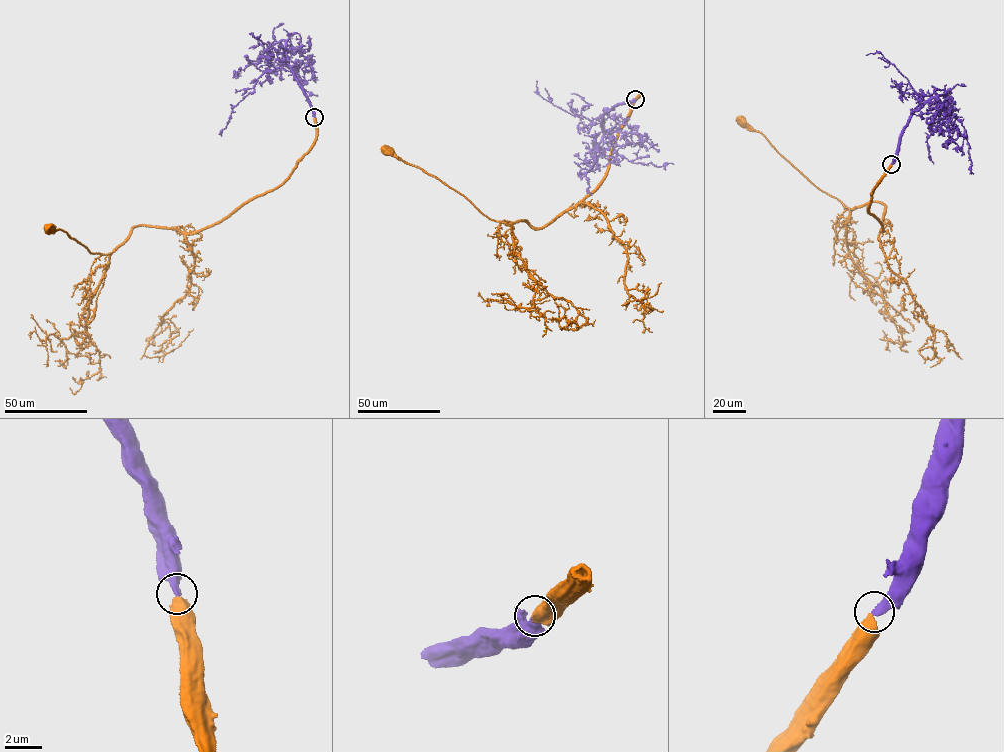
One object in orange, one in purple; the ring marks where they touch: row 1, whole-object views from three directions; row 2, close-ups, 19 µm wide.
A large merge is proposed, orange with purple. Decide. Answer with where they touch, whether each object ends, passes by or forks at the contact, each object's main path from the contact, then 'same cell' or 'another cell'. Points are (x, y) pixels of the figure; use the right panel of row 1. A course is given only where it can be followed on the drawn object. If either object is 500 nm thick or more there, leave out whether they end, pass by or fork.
place (891, 164); course orange (891, 164), (867, 207), (881, 224), (881, 230), (885, 206), (871, 201), (852, 209), (845, 207), (741, 120); course purple (891, 164), (912, 114), (944, 94), (945, 100), (933, 116), (927, 138), (933, 164); same cell

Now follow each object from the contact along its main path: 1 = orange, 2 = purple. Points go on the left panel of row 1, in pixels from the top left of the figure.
1: (314, 117), (315, 141), (286, 180), (212, 224), (189, 233), (134, 227), (114, 251), (101, 254), (48, 228)
2: (314, 117), (288, 64), (283, 40), (266, 49), (270, 63), (254, 91), (234, 106), (221, 136)

